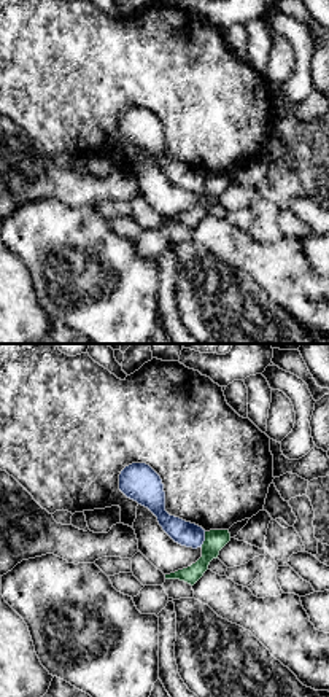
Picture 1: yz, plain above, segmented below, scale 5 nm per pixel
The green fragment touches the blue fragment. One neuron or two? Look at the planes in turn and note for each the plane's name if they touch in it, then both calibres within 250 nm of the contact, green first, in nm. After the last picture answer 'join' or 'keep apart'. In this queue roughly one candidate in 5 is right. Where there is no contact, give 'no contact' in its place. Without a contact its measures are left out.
meets green in yz; 110 nm thick on the green side, 120 nm on the other

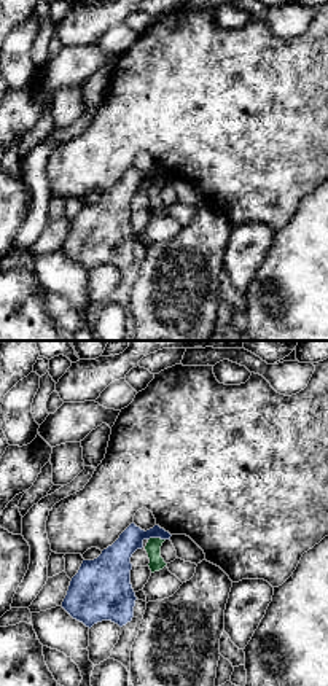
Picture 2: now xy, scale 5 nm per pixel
meets green in xy; 80 nm thick on the green side, 160 nm on the other

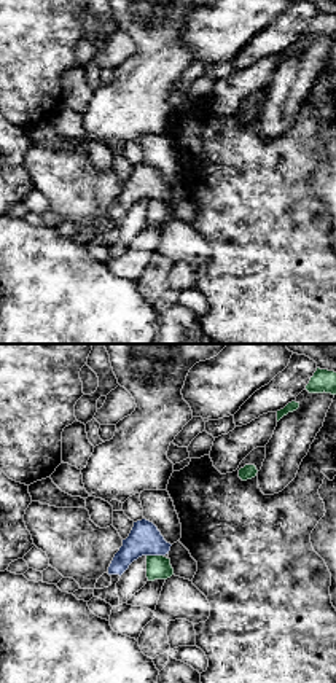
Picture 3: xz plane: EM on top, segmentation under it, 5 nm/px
meets green in xz; 130 nm thick on the green side, 160 nm on the other

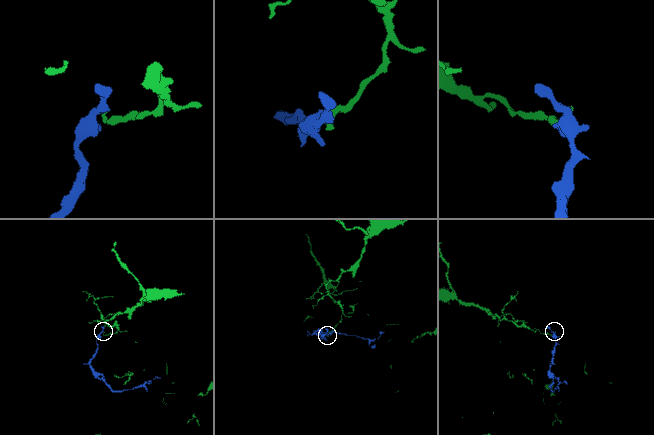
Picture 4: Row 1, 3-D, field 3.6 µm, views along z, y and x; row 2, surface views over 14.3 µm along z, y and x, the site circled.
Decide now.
keep apart

